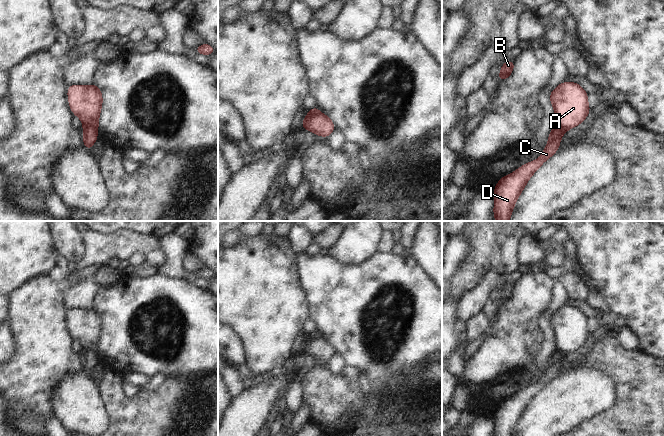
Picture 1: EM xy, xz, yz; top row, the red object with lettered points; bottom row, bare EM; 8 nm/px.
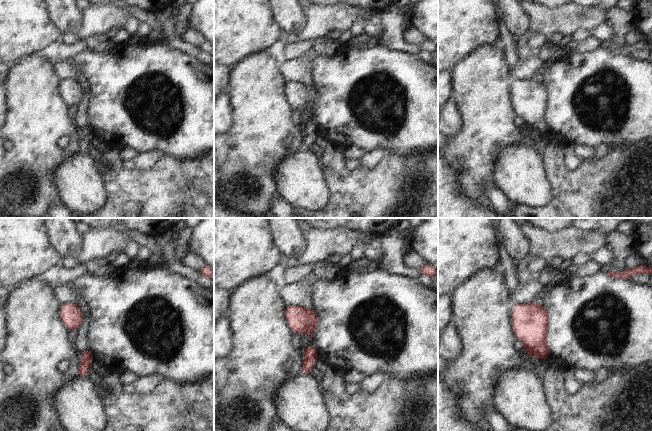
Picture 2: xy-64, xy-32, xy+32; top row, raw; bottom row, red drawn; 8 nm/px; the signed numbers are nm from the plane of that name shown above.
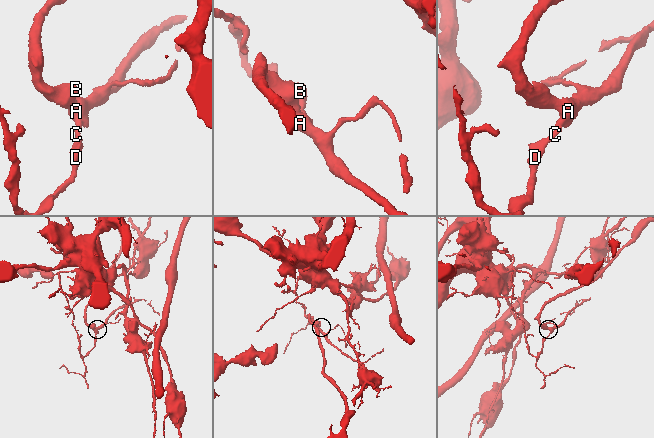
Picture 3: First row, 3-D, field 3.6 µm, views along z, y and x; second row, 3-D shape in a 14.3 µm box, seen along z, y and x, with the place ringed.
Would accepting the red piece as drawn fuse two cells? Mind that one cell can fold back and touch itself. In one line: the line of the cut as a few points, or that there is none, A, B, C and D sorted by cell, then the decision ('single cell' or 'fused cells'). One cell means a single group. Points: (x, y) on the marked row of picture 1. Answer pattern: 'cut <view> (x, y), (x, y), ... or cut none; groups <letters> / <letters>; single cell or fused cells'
cut xy (84, 126), (91, 125), (96, 129); groups A B / C D; fused cells

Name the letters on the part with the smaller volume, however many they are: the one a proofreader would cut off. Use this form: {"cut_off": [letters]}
{"cut_off": ["A", "B"]}

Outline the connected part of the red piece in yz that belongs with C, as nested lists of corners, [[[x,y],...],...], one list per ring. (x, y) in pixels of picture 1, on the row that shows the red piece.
[[[556,125],[548,135],[549,142],[539,159],[522,165],[518,170],[502,177],[498,181],[494,190],[495,204],[493,215],[496,216],[495,221],[509,221],[514,205],[528,180],[546,160],[558,151],[563,135],[564,131]]]

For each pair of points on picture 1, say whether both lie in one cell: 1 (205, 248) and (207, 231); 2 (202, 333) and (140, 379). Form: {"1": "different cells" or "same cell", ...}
{"1": "same cell", "2": "different cells"}

